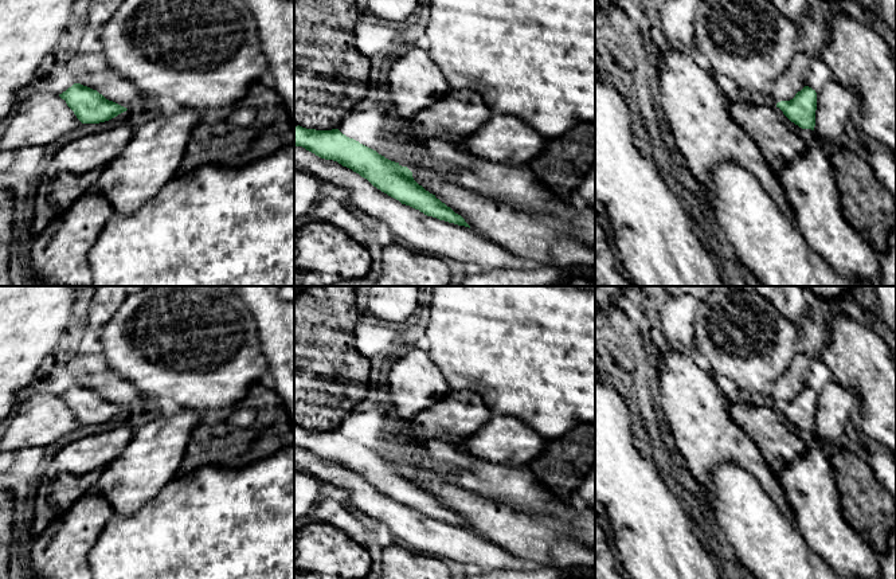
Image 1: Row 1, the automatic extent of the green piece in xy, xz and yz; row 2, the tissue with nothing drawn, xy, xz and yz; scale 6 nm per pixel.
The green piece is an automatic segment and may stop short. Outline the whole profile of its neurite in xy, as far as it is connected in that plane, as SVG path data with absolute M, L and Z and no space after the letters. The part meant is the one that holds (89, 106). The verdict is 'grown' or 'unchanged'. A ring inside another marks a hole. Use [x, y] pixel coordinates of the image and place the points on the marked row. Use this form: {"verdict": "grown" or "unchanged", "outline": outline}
{"verdict": "unchanged", "outline": "M74 83L59 94L82 124L99 124L109 121L128 109L106 99L97 90Z"}

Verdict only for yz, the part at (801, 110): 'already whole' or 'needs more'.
already whole

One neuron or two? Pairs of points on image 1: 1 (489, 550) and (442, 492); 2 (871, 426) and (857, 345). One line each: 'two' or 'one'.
1: two
2: one

